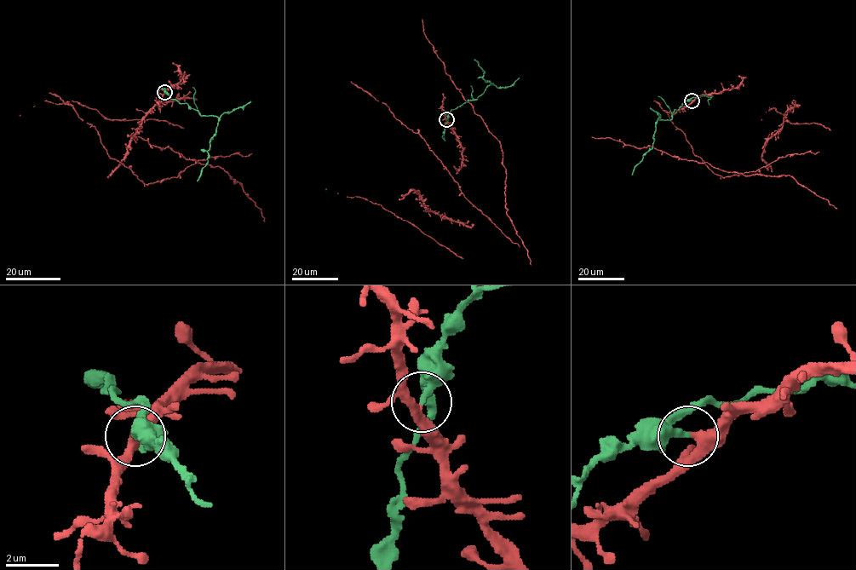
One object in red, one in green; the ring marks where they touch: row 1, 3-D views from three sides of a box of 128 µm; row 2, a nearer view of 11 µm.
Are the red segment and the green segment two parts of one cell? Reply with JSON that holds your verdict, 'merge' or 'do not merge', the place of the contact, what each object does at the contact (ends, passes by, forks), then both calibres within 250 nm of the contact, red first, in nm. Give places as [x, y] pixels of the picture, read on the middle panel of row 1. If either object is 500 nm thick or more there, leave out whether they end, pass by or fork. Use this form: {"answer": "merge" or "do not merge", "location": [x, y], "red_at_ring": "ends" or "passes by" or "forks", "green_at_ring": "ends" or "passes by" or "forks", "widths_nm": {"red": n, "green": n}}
{"answer": "do not merge", "location": [446, 119], "red_at_ring": "passes by", "green_at_ring": "ends", "widths_nm": {"red": 360, "green": 320}}

